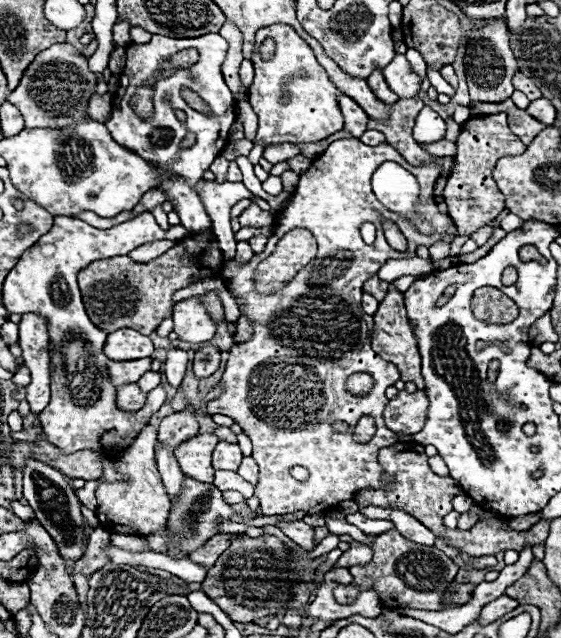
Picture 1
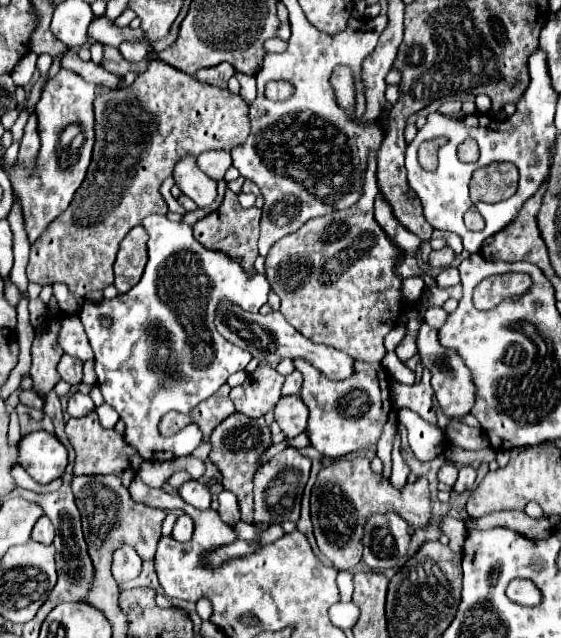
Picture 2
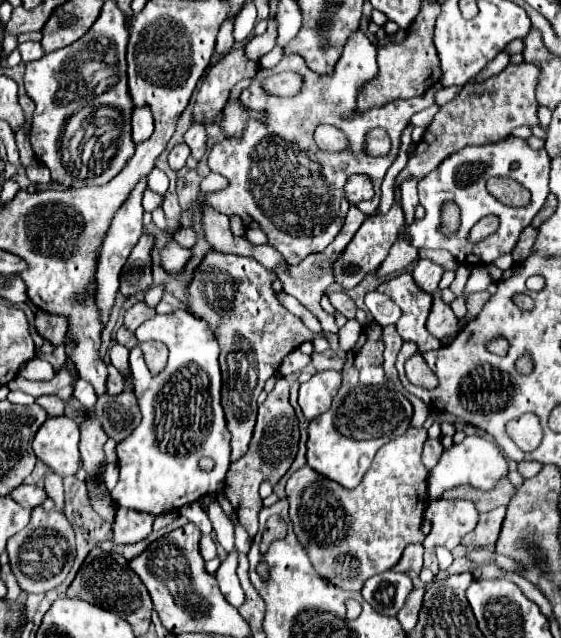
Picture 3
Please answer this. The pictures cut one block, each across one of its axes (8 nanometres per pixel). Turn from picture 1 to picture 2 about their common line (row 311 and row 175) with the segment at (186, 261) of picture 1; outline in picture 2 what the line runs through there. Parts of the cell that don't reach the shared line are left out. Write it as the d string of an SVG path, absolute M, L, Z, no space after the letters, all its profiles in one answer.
M158 58L150 60L146 72L138 74L134 84L122 86L116 90L98 92L94 98L94 152L88 174L74 194L68 210L58 216L46 234L30 248L28 262L28 280L44 284L64 282L74 296L84 296L92 290L104 290L114 282L112 264L116 260L118 244L128 234L130 228L138 226L144 216L166 214L168 206L160 194L160 184L172 176L174 166L184 156L198 156L204 150L226 150L246 142L250 136L250 118L248 104L240 94L232 94L212 84L204 84L194 76L160 62Z

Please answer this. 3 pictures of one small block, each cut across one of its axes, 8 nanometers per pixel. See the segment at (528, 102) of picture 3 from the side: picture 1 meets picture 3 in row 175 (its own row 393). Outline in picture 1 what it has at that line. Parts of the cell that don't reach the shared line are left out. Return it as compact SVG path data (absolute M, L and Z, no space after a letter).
M400 390L398 396L390 400L384 408L384 422L392 432L416 434L424 428L424 422L428 418L428 406L430 400L426 396L426 390L416 390L412 394Z

